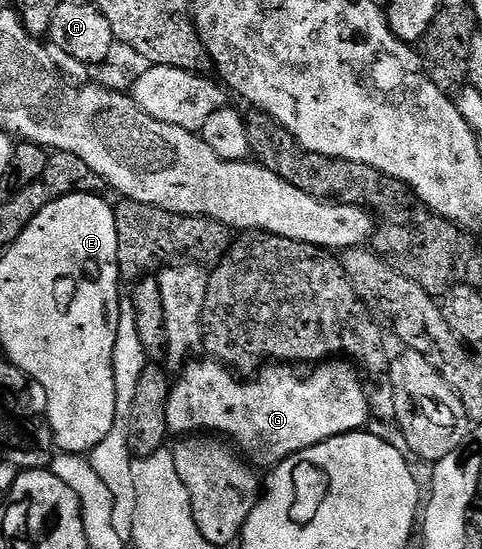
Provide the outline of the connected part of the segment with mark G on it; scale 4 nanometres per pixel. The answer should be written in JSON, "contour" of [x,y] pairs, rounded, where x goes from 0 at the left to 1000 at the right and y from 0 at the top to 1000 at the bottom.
{"contour":[[[683,654],[658,663],[649,670],[656,674],[635,681],[633,687],[620,687],[606,674],[612,670],[604,663],[558,661],[529,681],[527,690],[492,690],[483,674],[459,665],[452,658],[407,656],[392,656],[371,674],[373,689],[367,694],[363,689],[349,710],[344,770],[351,791],[463,792],[525,849],[583,847],[595,832],[608,832],[612,825],[622,825],[629,818],[641,818],[695,796],[712,796],[718,789],[753,783],[761,776],[755,772],[761,770],[763,760],[768,761],[766,710],[761,707],[755,710],[741,667],[720,656]]]}

